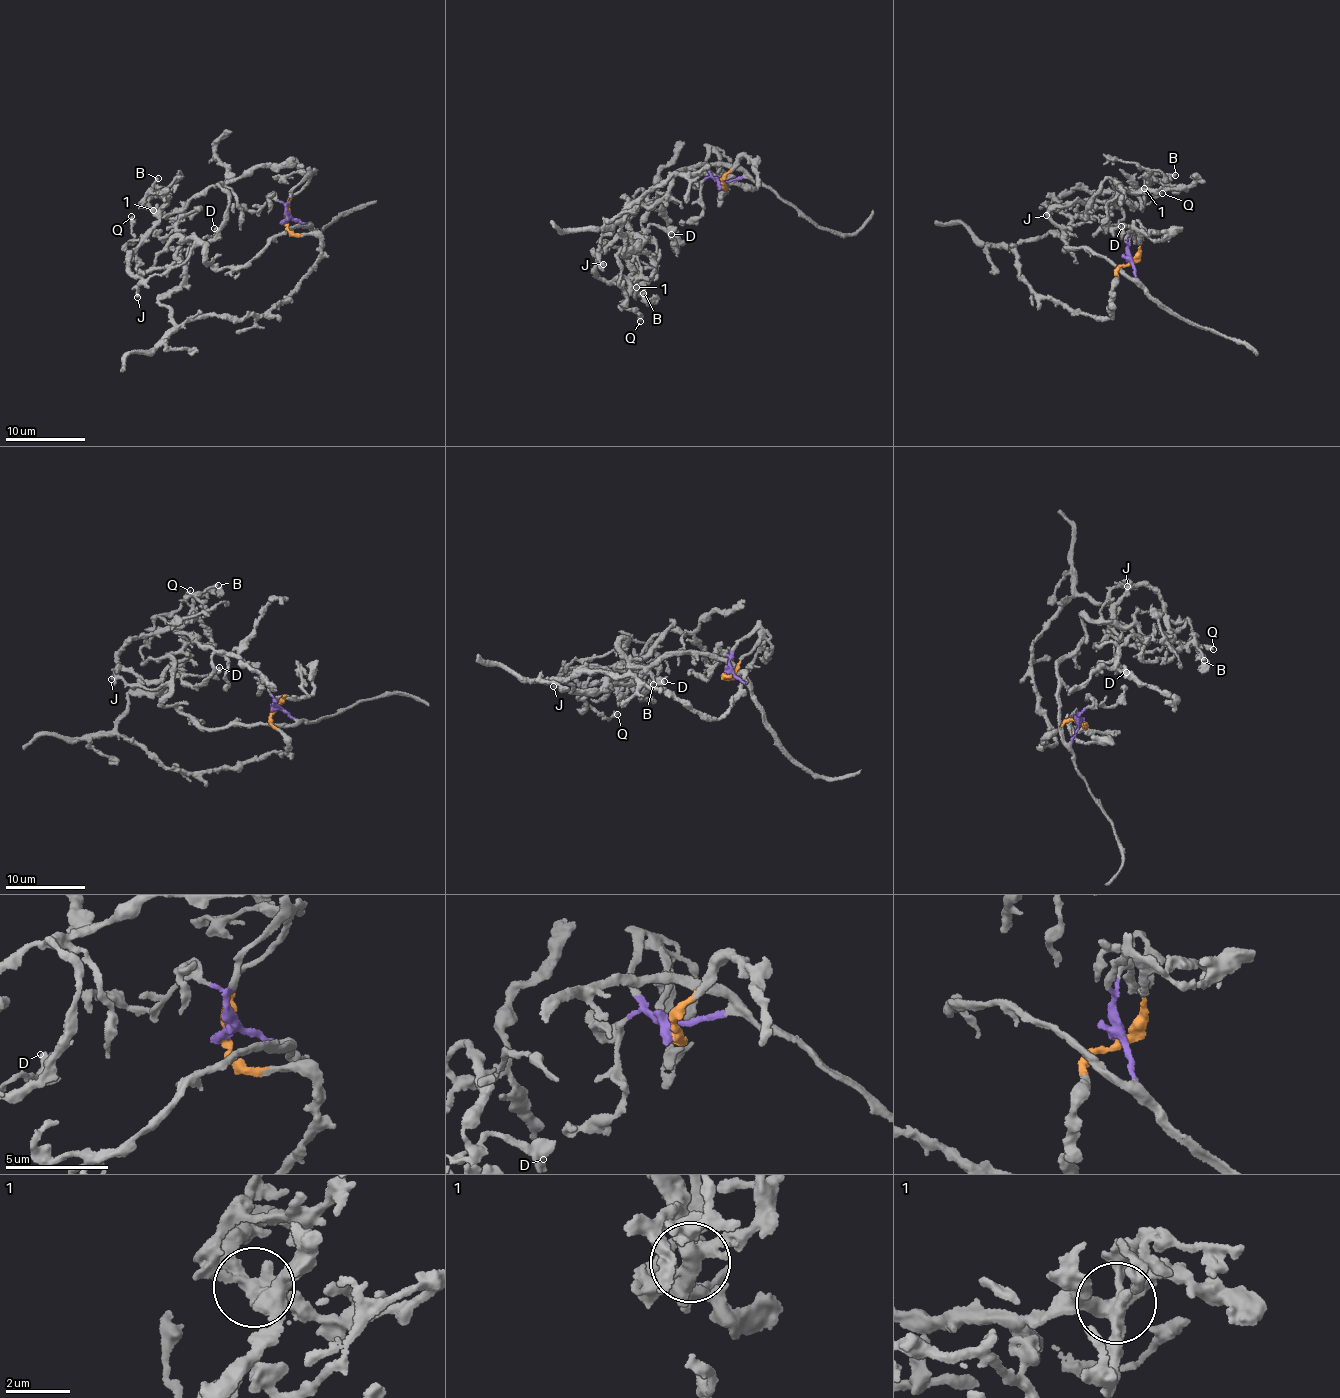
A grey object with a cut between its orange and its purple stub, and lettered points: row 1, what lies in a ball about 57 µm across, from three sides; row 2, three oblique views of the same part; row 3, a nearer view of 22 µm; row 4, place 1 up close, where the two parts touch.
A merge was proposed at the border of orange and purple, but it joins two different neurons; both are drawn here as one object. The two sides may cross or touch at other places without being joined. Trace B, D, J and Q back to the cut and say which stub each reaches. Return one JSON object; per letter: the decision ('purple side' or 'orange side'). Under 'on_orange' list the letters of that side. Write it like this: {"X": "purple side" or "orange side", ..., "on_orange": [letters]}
{"B": "purple side", "D": "orange side", "J": "purple side", "Q": "purple side", "on_orange": ["D"]}

